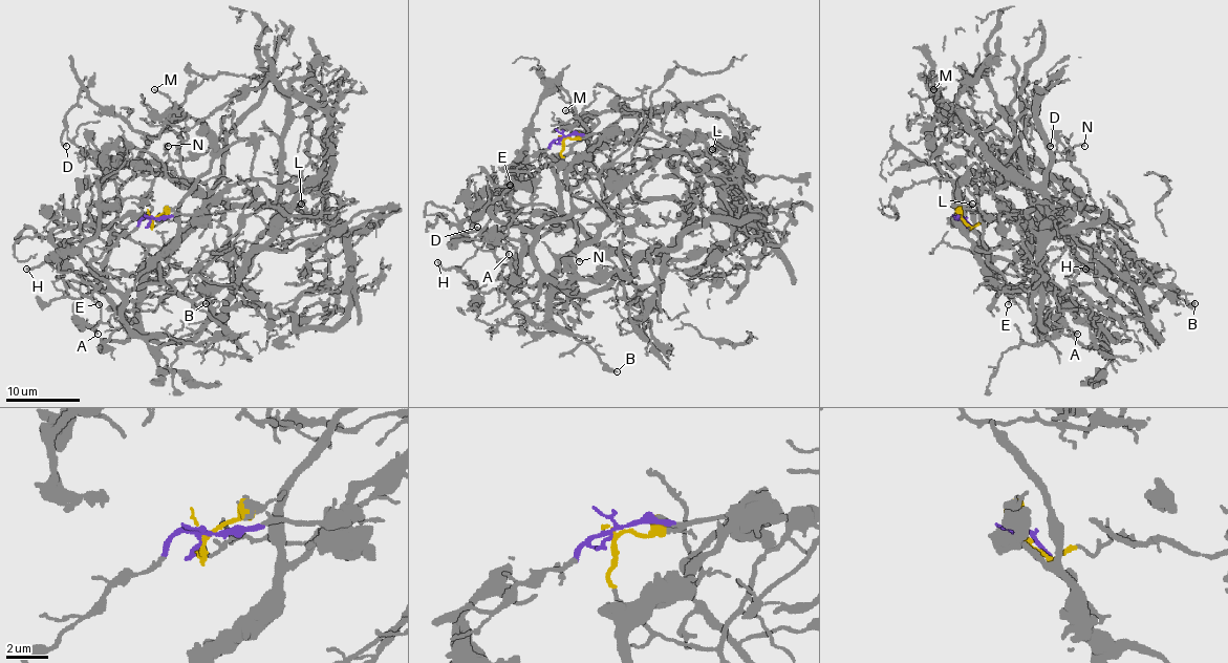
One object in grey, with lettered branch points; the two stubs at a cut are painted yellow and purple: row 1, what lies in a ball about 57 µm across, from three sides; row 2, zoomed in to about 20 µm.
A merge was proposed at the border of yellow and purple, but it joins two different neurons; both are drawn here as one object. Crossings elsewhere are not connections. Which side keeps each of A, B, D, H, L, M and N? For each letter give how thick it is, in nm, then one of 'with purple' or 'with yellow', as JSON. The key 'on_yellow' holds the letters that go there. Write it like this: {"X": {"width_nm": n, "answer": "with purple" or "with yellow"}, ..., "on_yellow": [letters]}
{"A": {"width_nm": 190, "answer": "with purple"}, "B": {"width_nm": 360, "answer": "with yellow"}, "D": {"width_nm": 150, "answer": "with yellow"}, "H": {"width_nm": 260, "answer": "with yellow"}, "L": {"width_nm": 150, "answer": "with purple"}, "M": {"width_nm": 110, "answer": "with purple"}, "N": {"width_nm": 170, "answer": "with yellow"}, "on_yellow": ["B", "D", "H", "N"]}

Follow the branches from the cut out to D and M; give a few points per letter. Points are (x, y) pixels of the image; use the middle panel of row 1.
D: (563, 140), (605, 225), (543, 320), (510, 295), (532, 227), (486, 206), (476, 227)
M: (563, 137), (604, 132), (590, 151), (622, 115), (622, 108), (612, 108), (593, 114), (583, 123), (565, 110)

